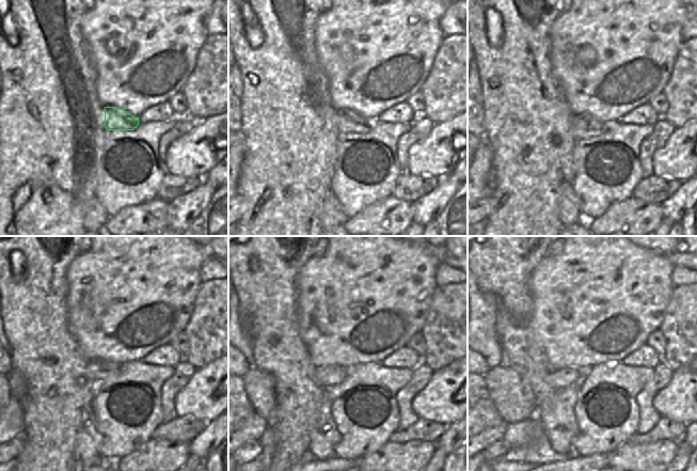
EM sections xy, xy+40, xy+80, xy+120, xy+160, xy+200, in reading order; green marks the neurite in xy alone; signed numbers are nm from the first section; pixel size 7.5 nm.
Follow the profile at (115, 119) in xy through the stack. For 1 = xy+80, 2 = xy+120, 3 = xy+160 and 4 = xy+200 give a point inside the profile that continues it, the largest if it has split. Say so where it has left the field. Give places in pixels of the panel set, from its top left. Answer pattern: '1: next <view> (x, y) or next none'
1: next xy+80 (582, 126)
2: next xy+120 (96, 371)
3: next xy+160 (329, 376)
4: next xy+200 (563, 378)

